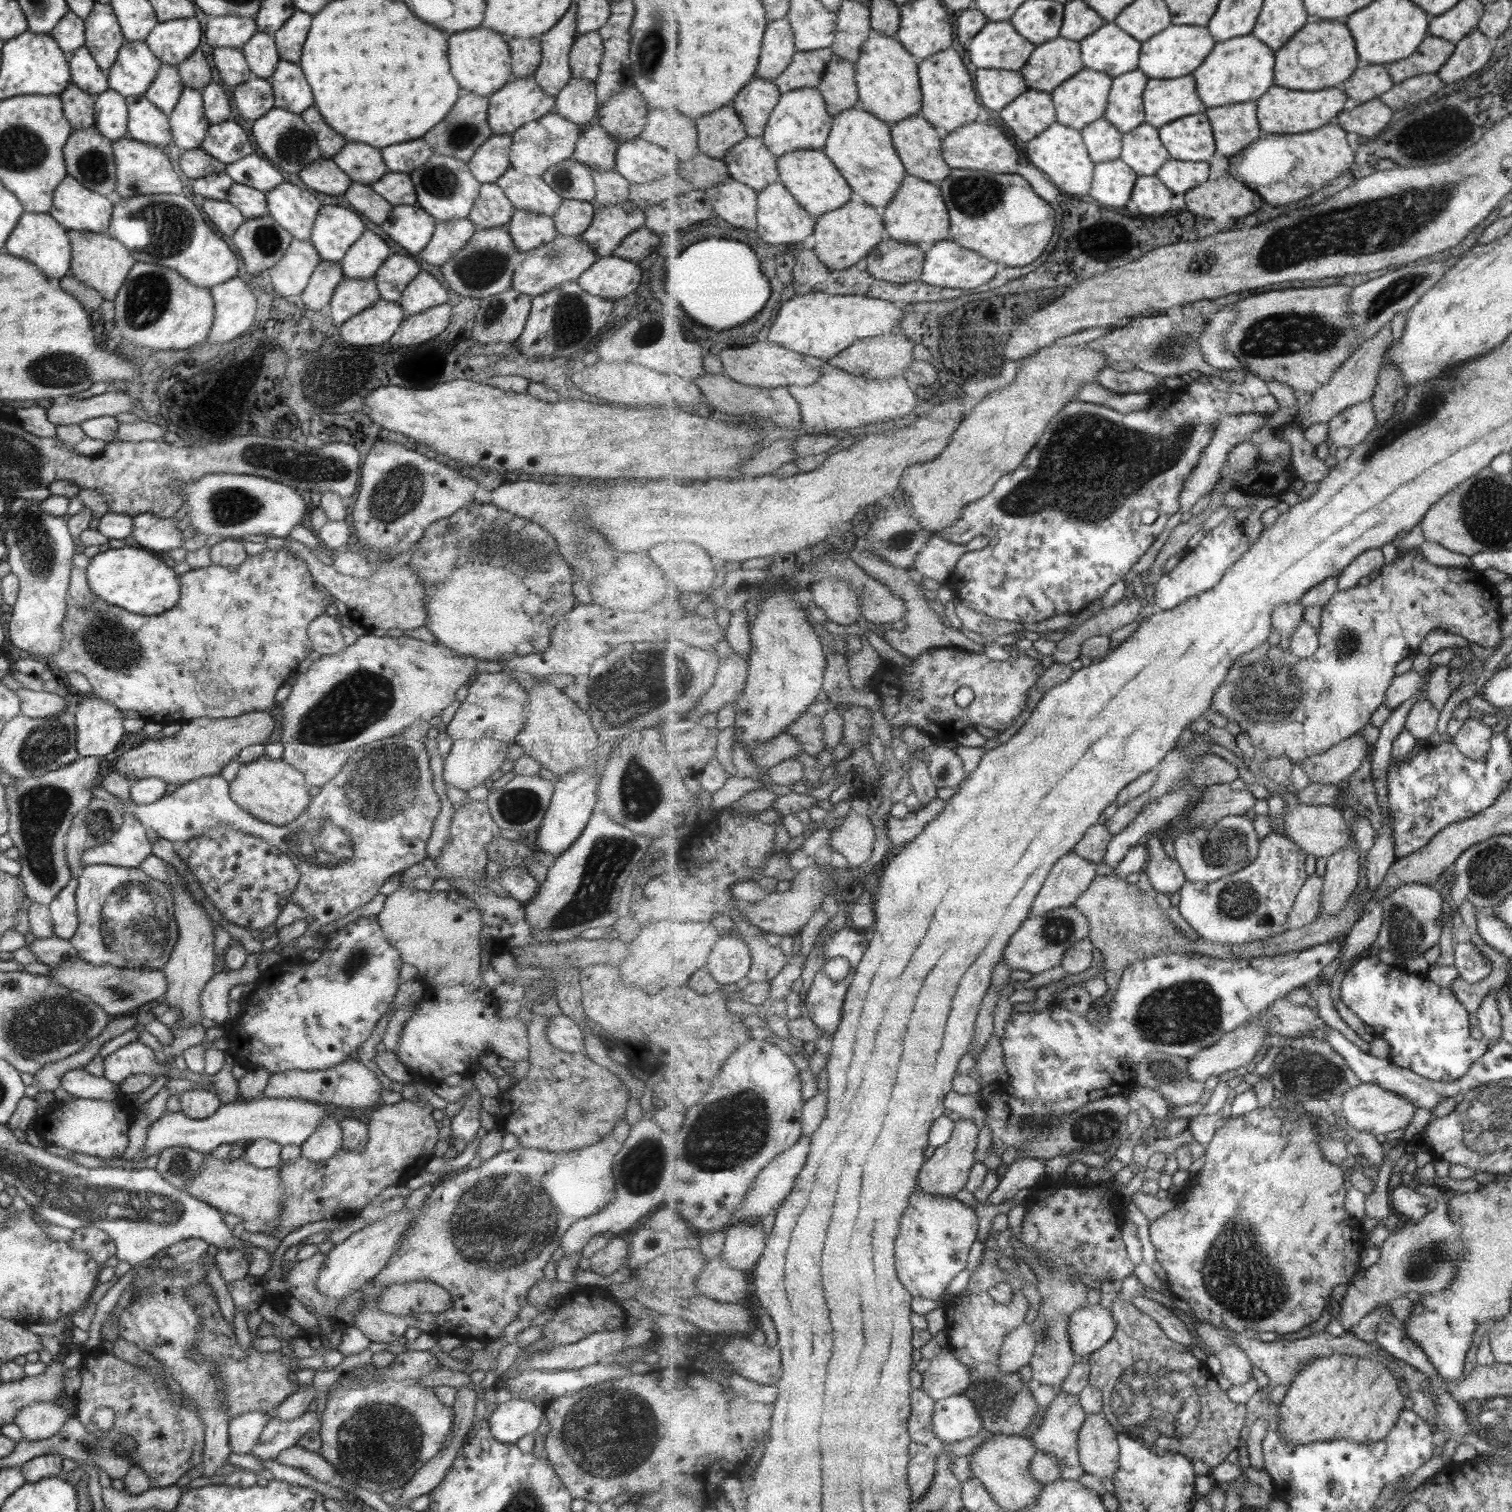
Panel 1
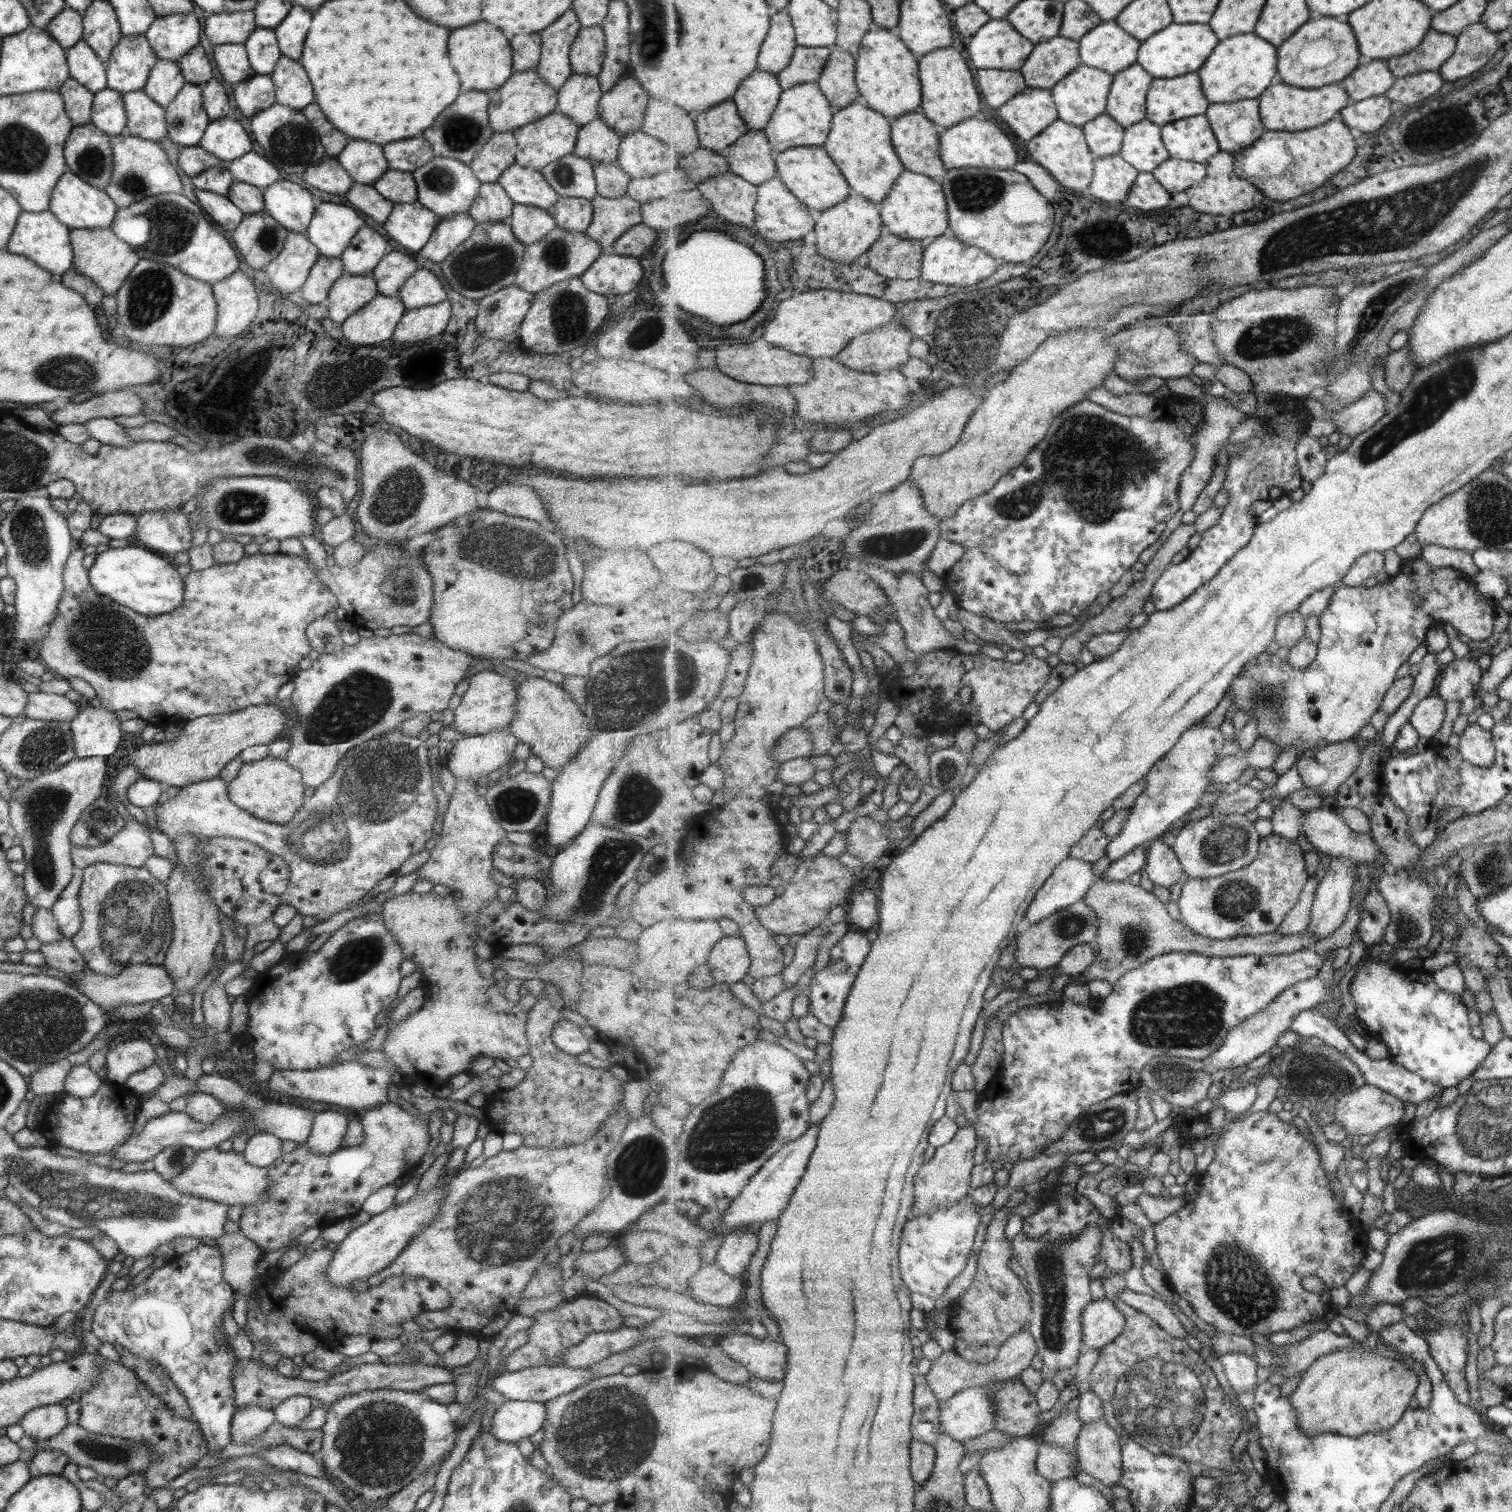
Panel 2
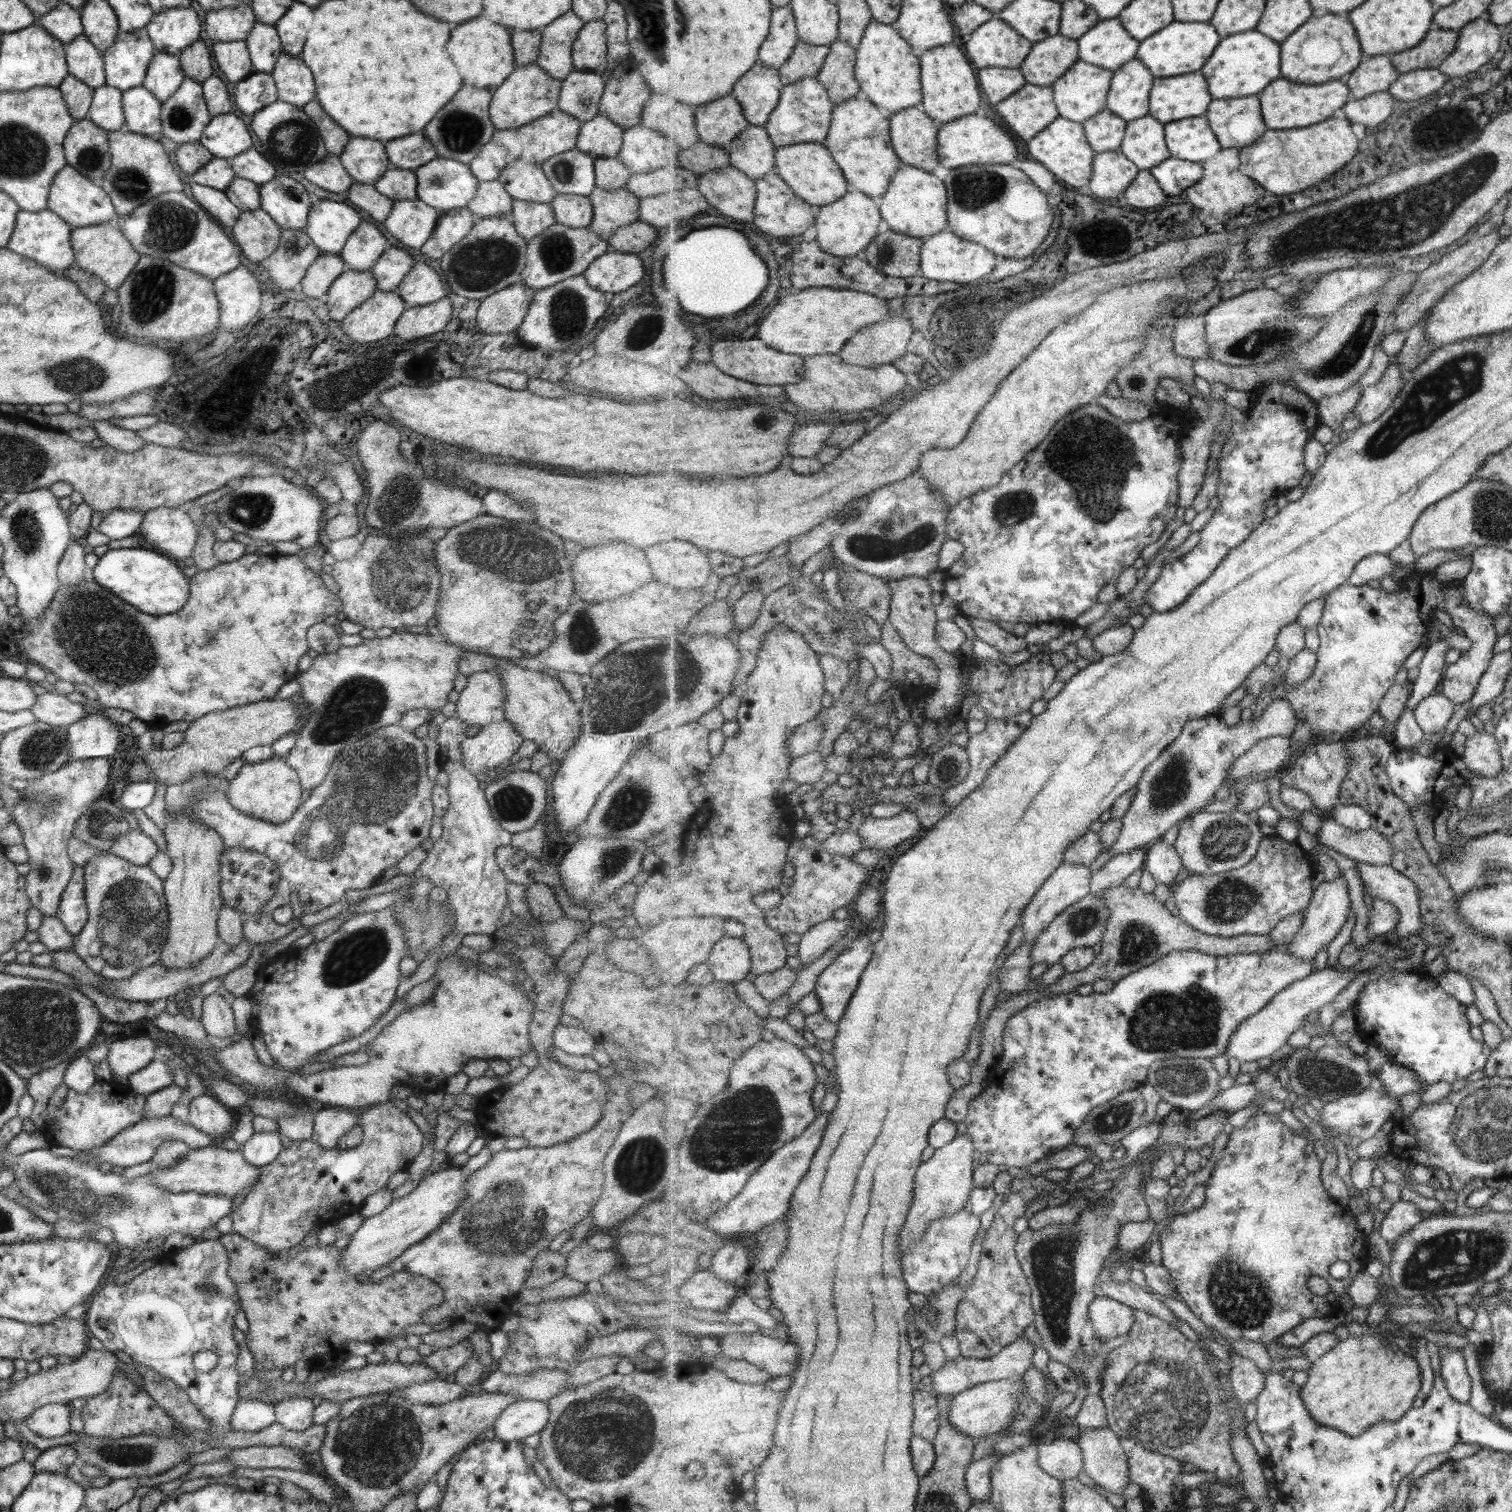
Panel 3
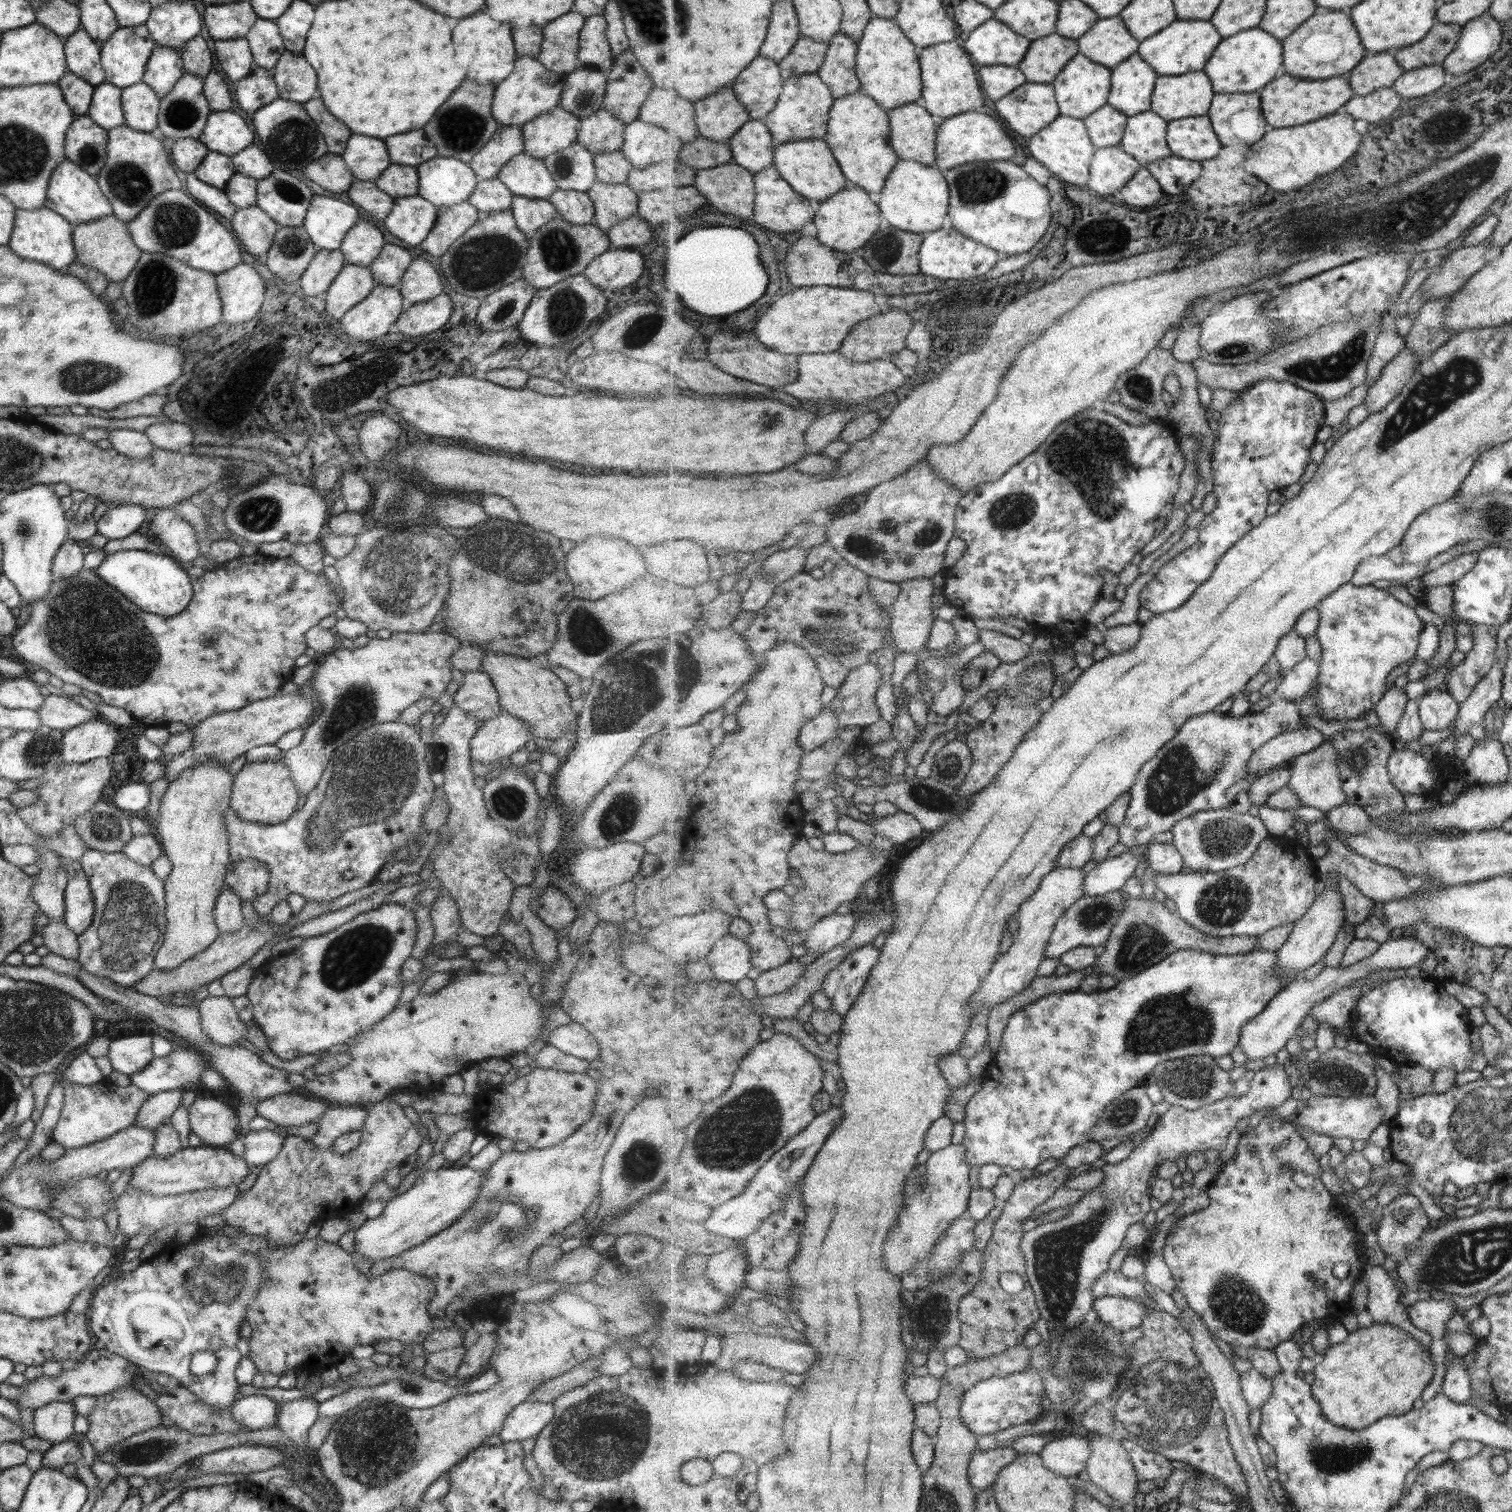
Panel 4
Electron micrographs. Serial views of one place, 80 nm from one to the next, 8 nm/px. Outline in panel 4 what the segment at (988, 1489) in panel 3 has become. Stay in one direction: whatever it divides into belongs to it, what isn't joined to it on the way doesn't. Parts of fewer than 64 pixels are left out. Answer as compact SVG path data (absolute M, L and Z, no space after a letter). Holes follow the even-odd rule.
M997 1447L996 1449L984 1449L973 1453L969 1468L969 1480L972 1481L973 1490L976 1493L983 1492L993 1486L995 1479L999 1478L1001 1470L1015 1462L1021 1454L1014 1448Z

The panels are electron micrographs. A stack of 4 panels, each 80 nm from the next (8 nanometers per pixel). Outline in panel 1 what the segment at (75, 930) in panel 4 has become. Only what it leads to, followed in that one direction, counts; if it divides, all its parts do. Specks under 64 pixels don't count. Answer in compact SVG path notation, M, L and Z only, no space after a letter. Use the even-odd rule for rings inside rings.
M76 878L69 882L48 902L49 917L53 923L53 937L69 941L77 930L77 918L74 903L74 890L77 886Z

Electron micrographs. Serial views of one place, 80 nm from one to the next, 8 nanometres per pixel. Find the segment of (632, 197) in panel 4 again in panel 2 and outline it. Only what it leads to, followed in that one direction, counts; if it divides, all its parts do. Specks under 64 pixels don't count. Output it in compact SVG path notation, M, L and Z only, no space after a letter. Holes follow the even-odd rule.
M596 194L590 201L592 219L584 235L600 246L601 255L612 254L617 238L642 222L641 204L626 194L621 198L601 198Z

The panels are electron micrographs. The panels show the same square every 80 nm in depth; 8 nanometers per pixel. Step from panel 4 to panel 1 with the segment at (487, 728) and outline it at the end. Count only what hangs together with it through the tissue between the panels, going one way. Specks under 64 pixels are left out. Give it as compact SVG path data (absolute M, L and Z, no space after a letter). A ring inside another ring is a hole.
M491 738L452 741L442 760L444 784L463 792L482 785L483 780L499 770L508 748L508 744Z

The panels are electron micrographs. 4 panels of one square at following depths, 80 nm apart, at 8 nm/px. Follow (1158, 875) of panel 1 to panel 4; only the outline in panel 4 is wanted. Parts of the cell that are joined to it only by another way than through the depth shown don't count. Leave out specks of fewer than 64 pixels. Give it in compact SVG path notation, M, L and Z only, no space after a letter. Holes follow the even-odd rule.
M1152 841L1144 848L1144 851L1147 864L1152 870L1161 874L1177 874L1183 870L1183 866L1186 866L1183 855L1175 848L1173 842Z

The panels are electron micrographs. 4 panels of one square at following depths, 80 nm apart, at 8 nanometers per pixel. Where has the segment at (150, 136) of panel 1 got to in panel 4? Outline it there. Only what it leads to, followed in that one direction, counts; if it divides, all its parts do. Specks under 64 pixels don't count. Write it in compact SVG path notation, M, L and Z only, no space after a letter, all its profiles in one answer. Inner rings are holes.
M144 83L120 90L124 125L141 132L156 133L160 98Z

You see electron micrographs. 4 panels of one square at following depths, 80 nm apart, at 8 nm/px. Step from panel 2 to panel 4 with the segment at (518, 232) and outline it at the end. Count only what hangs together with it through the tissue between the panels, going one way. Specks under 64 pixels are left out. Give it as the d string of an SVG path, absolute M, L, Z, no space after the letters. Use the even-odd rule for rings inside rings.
M512 195L510 206L517 229L529 239L533 234L557 216L553 205L548 200L525 198Z

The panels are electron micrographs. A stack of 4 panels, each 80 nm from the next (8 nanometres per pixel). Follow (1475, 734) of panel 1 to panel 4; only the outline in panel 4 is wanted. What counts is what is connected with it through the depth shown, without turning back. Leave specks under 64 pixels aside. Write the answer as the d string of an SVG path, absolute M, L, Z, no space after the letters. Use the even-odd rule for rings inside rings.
M1491 738L1475 741L1462 762L1461 770L1465 783L1503 783L1508 766L1501 743Z

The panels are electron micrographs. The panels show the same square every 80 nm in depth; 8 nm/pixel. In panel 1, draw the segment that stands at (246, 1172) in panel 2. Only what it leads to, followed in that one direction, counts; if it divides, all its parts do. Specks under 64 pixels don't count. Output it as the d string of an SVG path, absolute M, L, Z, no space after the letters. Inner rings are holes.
M209 1153L202 1160L202 1167L198 1170L198 1174L188 1178L181 1191L217 1208L221 1214L233 1214L233 1216L241 1218L243 1230L247 1230L251 1234L264 1232L276 1220L278 1212L282 1209L281 1203L285 1199L285 1190L283 1190L278 1169L278 1166L257 1168L243 1156L233 1161L228 1161L227 1158L215 1160Z

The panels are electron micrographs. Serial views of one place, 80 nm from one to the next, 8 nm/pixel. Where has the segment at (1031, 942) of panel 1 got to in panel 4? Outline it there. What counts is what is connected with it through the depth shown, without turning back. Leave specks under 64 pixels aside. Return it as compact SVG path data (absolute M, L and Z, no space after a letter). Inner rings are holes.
M1113 890L1099 896L1082 896L1073 904L1057 922L1049 946L1045 950L1048 959L1061 959L1067 952L1078 947L1096 947L1106 945L1113 934L1113 928L1121 920L1121 913L1125 912L1127 894L1122 890Z

